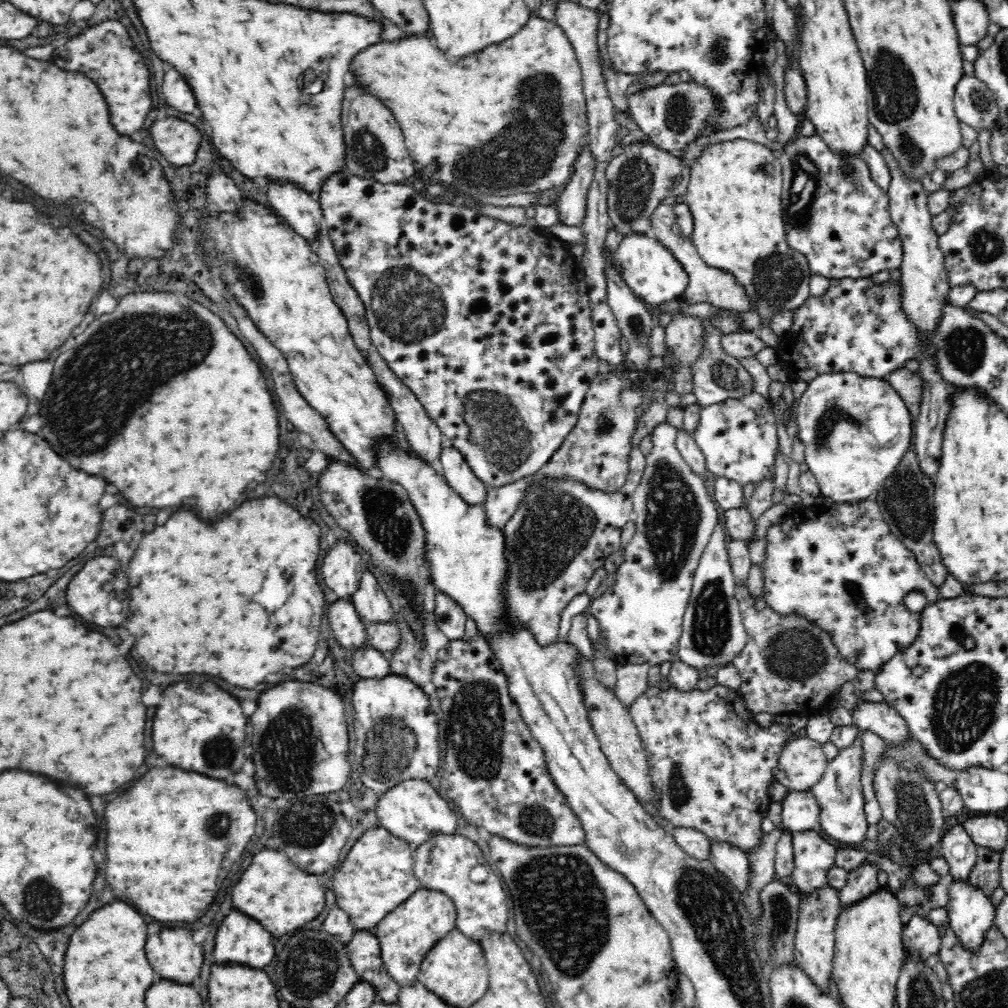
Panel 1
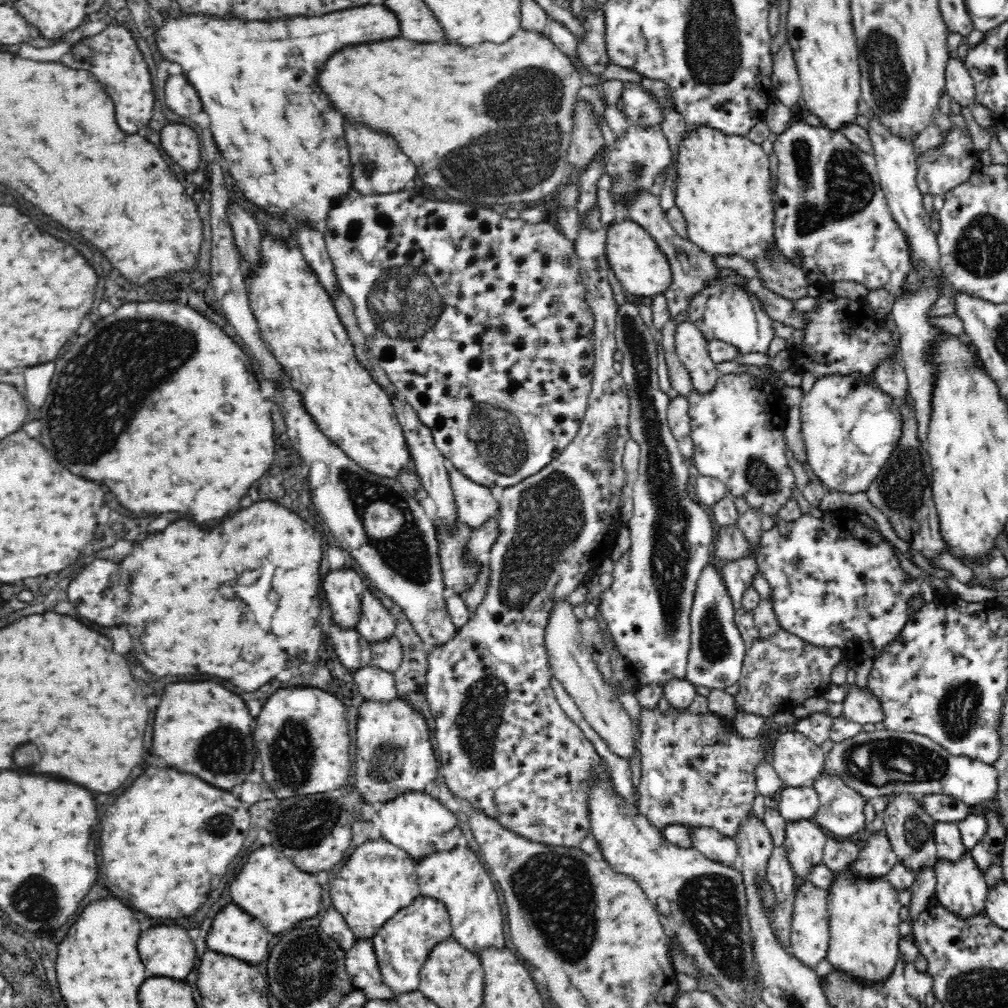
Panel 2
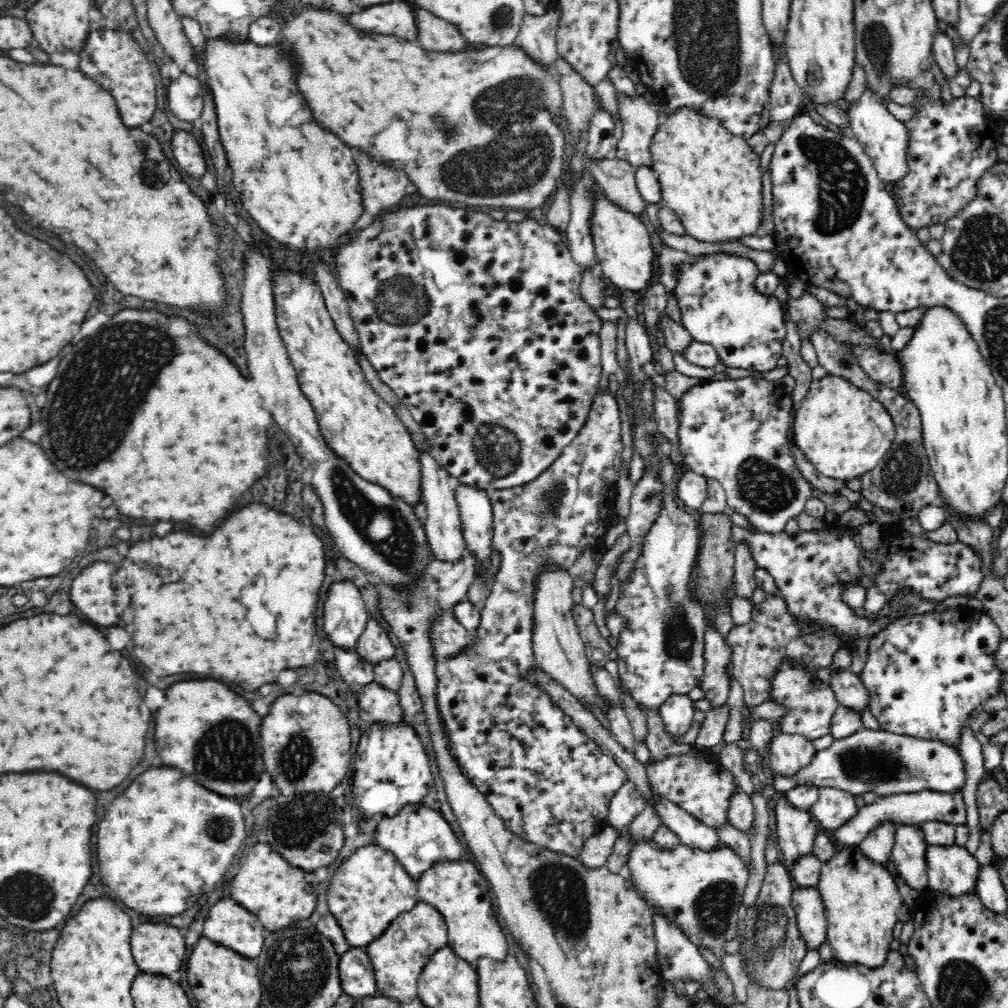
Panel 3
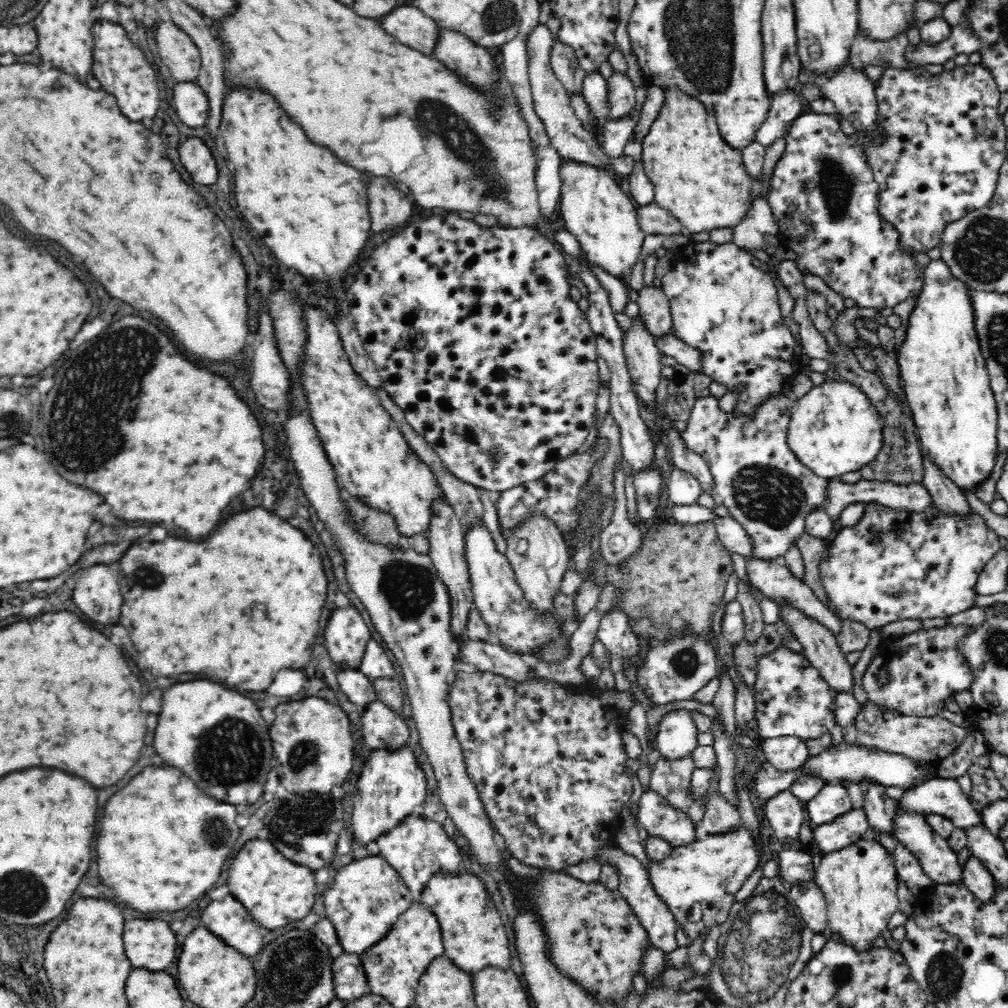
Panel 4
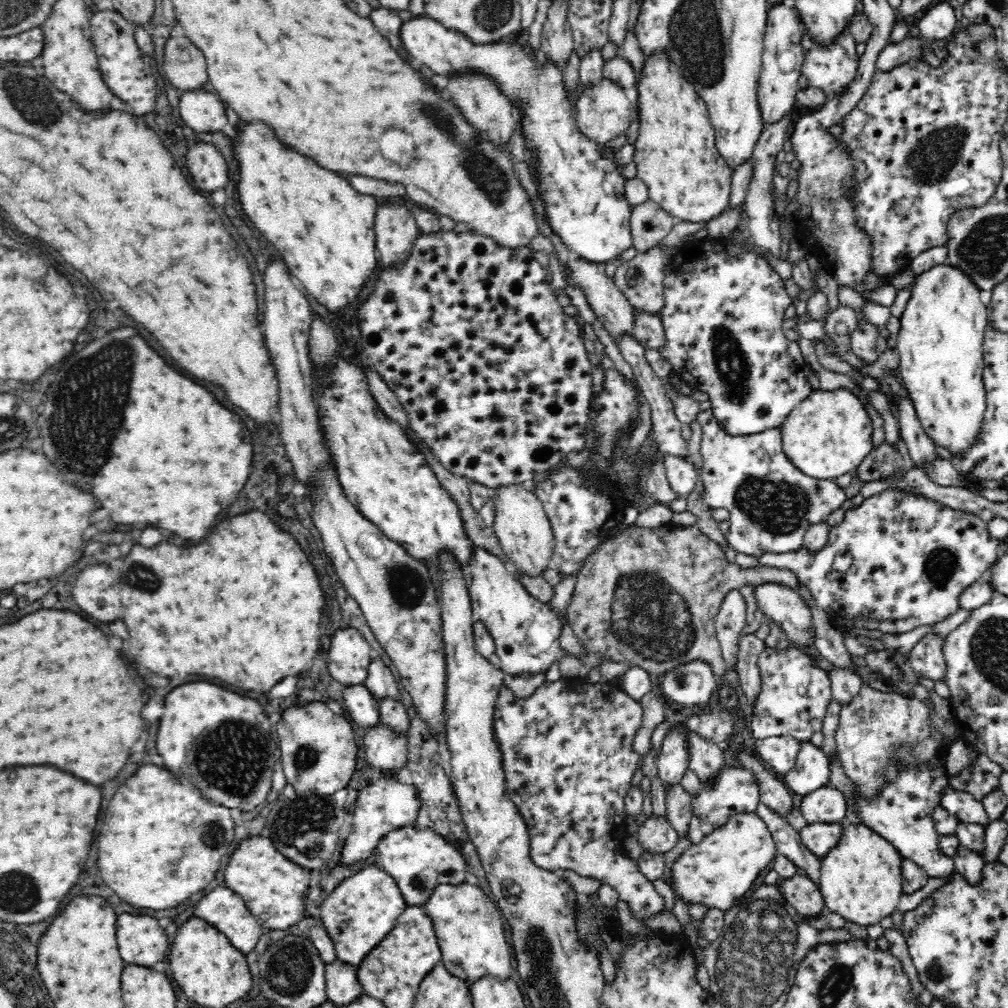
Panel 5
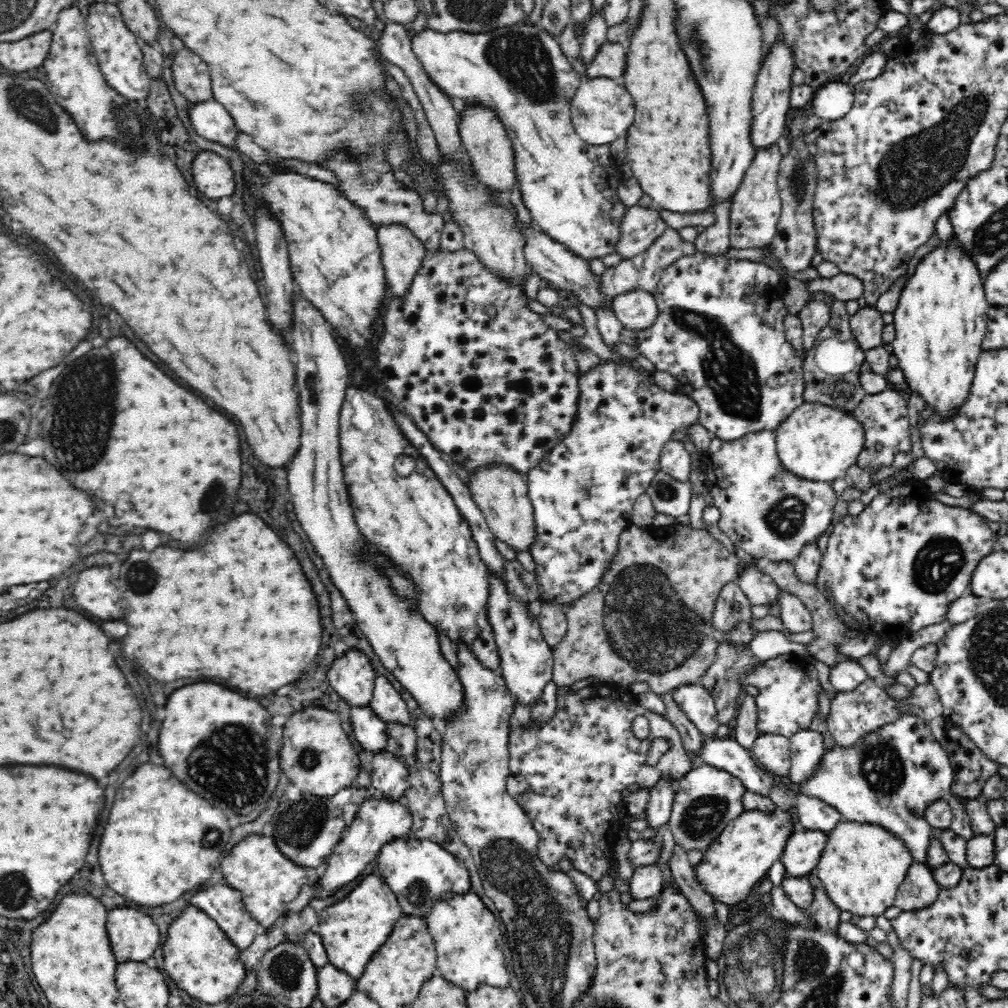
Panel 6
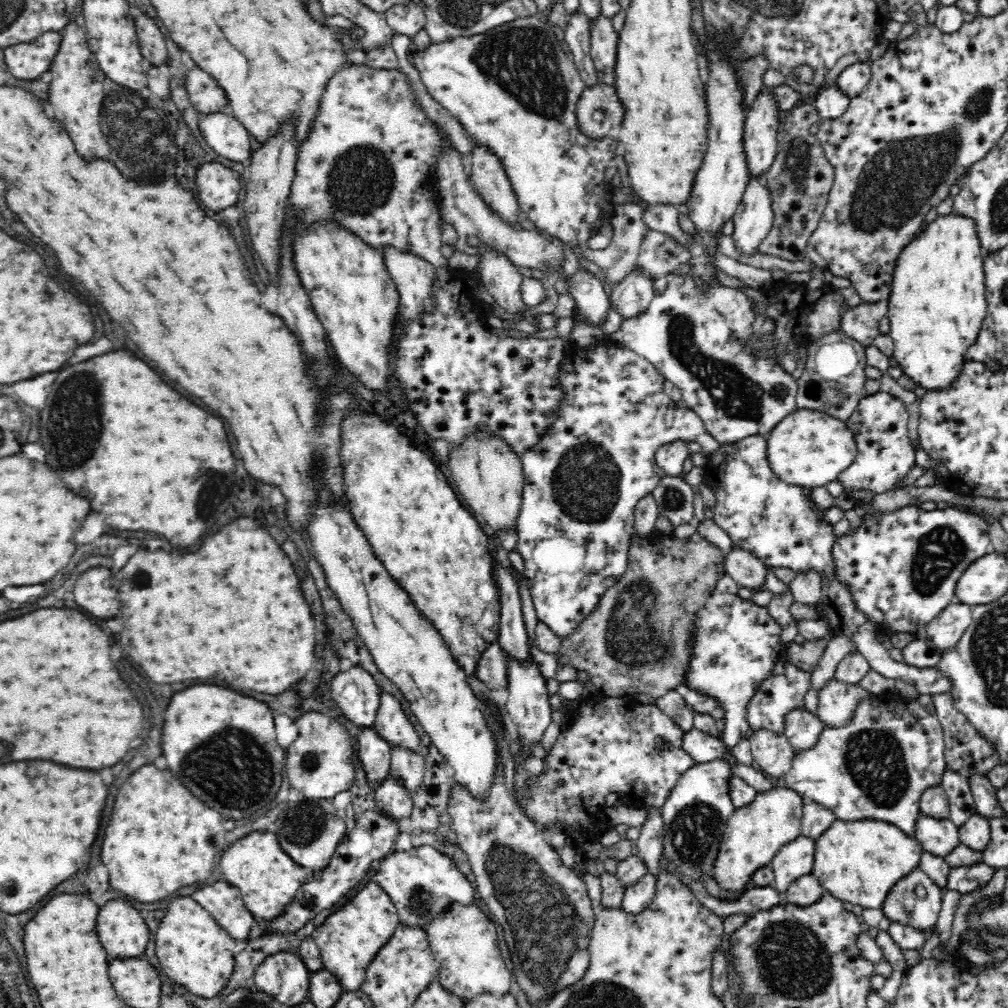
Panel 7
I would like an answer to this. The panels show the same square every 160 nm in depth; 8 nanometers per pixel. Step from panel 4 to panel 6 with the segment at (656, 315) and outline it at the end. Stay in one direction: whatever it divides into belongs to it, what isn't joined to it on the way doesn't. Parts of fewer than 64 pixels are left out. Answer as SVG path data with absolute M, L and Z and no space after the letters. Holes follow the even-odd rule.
M667 227L663 234L654 240L654 243L646 250L629 259L621 260L618 264L606 267L604 273L598 278L598 291L608 298L618 296L622 292L634 288L641 288L652 292L658 284L665 268L668 268L676 259L683 256L692 256L697 252L695 246L690 242L685 242L680 237L676 229Z

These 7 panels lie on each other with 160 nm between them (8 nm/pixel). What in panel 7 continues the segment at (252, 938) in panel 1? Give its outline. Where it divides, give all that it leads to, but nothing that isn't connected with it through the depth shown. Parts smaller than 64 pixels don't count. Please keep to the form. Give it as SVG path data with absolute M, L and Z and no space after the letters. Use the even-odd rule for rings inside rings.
M216 882L196 890L192 898L204 906L233 939L246 940L255 918L246 910L240 892L234 886L228 886L228 882Z

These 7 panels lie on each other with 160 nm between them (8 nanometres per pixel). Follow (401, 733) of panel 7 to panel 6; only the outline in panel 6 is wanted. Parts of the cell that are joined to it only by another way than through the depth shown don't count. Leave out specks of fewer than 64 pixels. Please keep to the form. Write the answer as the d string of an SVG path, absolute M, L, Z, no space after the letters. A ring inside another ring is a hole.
M377 675L375 678L370 707L374 715L386 724L400 723L404 726L412 724L408 705L384 676Z

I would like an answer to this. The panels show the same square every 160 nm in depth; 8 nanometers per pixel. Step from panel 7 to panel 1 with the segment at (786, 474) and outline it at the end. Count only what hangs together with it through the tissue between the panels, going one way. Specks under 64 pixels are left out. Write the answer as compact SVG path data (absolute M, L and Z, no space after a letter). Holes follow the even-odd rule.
M829 372L819 374L817 378L814 378L808 387L802 394L797 404L797 427L798 438L800 442L804 444L804 461L808 464L808 468L812 471L812 474L816 477L820 496L826 496L833 503L841 504L862 504L862 502L868 501L868 498L873 498L882 490L882 486L886 484L886 480L896 472L896 468L900 466L900 462L904 460L904 456L908 454L908 448L912 446L912 425L913 418L911 412L906 406L906 402L900 396L900 393L894 387L892 383L887 382L885 379L868 378L867 376L861 376L855 372Z

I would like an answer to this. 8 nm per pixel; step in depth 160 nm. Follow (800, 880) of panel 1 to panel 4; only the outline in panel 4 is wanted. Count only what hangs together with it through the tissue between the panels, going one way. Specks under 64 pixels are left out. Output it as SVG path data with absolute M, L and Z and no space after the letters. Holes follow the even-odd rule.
M786 789L768 798L760 806L760 814L769 820L776 838L779 838L785 848L791 845L792 850L799 842L798 830L806 820L804 808L798 800L790 789Z

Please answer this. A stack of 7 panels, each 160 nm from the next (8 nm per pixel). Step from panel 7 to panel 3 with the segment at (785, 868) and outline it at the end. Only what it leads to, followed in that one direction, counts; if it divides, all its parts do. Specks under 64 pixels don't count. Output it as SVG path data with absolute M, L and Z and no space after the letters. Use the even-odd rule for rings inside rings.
M962 789L954 790L952 793L922 790L920 793L891 794L887 797L878 798L873 803L860 807L858 812L856 812L856 816L852 816L846 824L836 828L836 832L832 832L830 838L841 848L854 847L863 841L869 831L874 830L882 822L919 825L934 820L952 823L953 825L964 825L967 822L967 808Z

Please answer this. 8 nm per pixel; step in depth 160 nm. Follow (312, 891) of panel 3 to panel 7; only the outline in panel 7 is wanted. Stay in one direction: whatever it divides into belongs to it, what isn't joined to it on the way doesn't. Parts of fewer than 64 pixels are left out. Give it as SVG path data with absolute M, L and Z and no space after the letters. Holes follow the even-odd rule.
M252 832L244 836L242 840L234 842L220 858L220 870L232 886L240 888L242 900L246 908L254 914L254 918L263 918L264 921L274 919L290 904L300 890L302 884L310 882L314 876L312 870L304 870L284 850L280 848L280 842L276 834L272 832Z

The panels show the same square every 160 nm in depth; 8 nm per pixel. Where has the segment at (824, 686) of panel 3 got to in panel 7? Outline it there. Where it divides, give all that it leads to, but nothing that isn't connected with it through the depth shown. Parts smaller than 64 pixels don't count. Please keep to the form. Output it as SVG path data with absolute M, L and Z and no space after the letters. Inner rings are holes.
M785 656L776 662L771 675L761 682L756 689L756 694L751 698L747 710L747 722L756 730L770 730L771 732L782 734L785 730L786 712L798 706L804 706L804 694L811 688L811 673L804 672L798 667L790 664Z

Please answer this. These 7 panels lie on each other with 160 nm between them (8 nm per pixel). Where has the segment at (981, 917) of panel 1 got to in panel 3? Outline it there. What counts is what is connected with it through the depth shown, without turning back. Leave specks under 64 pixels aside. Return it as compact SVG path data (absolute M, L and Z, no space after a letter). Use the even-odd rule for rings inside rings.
M926 844L926 854L928 889L956 897L975 892L980 864L965 846Z

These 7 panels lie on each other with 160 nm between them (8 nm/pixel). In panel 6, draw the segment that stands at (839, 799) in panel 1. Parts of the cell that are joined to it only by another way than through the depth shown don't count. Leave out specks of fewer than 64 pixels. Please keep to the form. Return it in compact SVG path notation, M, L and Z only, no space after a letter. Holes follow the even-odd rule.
M798 793L796 801L796 812L798 822L796 829L818 830L827 833L832 830L841 820L840 812L834 807L804 793Z

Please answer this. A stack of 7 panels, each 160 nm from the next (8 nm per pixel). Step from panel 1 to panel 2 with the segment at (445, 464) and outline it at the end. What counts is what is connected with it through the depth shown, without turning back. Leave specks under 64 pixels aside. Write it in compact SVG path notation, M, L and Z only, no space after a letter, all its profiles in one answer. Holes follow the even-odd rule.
M445 459L455 505L460 519L472 531L480 528L489 518L498 514L499 506L495 495L488 487L473 483L452 463Z

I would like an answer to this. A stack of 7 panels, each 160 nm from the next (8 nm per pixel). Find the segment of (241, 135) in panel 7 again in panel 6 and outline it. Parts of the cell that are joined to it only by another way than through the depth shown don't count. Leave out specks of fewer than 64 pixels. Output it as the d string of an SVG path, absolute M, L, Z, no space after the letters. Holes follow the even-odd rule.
M216 99L204 104L193 104L189 116L191 125L202 138L216 142L226 148L236 149L236 140L240 130L233 116Z

